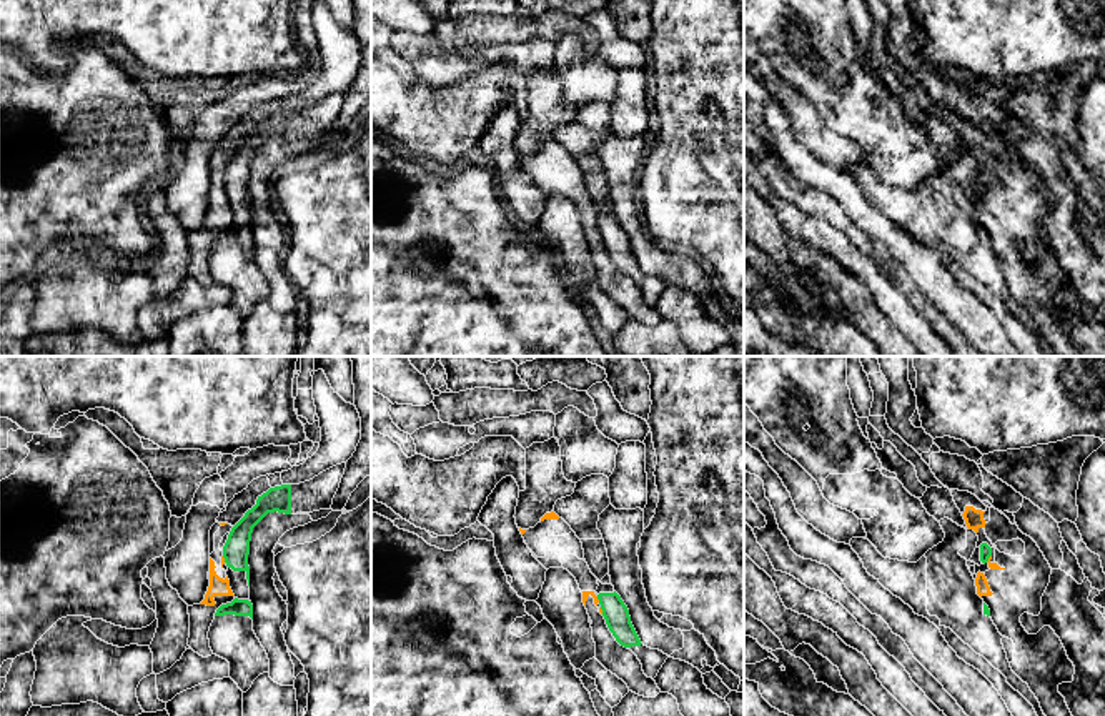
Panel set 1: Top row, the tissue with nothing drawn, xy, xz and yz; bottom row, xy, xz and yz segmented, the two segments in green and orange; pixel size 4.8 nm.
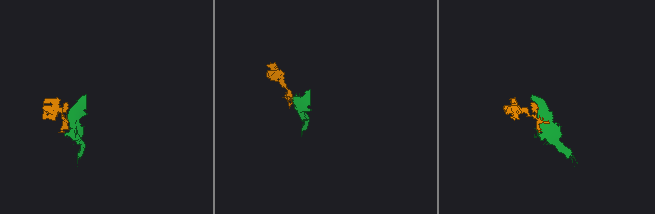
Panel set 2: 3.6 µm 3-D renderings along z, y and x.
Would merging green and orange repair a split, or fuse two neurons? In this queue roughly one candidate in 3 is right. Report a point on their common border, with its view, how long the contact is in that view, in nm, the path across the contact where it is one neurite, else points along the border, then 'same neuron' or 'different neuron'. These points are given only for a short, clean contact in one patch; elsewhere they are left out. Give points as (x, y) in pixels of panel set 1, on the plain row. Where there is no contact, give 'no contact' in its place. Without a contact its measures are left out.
meets green in yz at (989, 183); contact 50 nm long; border along yz (991, 182), (986, 188); different neuron

